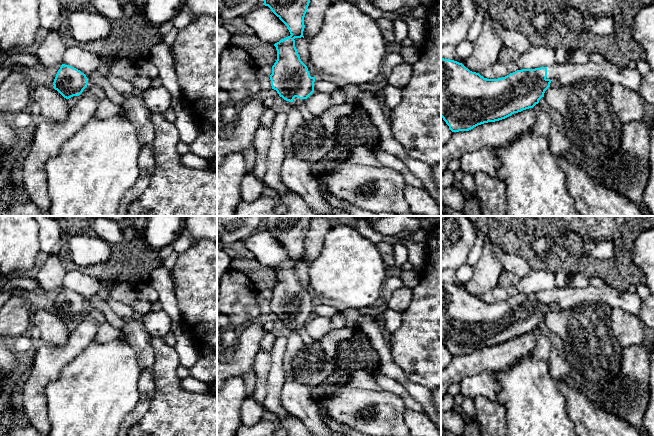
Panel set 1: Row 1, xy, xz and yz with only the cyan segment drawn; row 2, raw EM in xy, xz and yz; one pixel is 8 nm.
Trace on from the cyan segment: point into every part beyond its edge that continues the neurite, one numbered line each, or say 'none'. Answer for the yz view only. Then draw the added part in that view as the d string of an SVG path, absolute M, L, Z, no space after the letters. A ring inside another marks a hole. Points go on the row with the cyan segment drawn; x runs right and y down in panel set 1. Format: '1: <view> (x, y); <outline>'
1: yz (566, 74); M607 60L602 63L565 63L547 66L546 79L556 80L559 85L568 86L583 78L605 78L612 84L621 84L637 91L643 76L636 67L621 68Z

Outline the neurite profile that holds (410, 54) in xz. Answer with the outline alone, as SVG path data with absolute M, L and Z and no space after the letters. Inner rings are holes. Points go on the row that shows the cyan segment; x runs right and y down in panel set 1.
M404 46L400 52L404 63L414 64L420 56L420 48L417 46Z

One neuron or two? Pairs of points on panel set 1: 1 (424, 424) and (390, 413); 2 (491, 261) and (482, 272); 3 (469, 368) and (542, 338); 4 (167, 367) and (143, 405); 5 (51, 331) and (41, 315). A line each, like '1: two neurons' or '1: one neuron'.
1: two neurons
2: one neuron
3: two neurons
4: two neurons
5: one neuron

